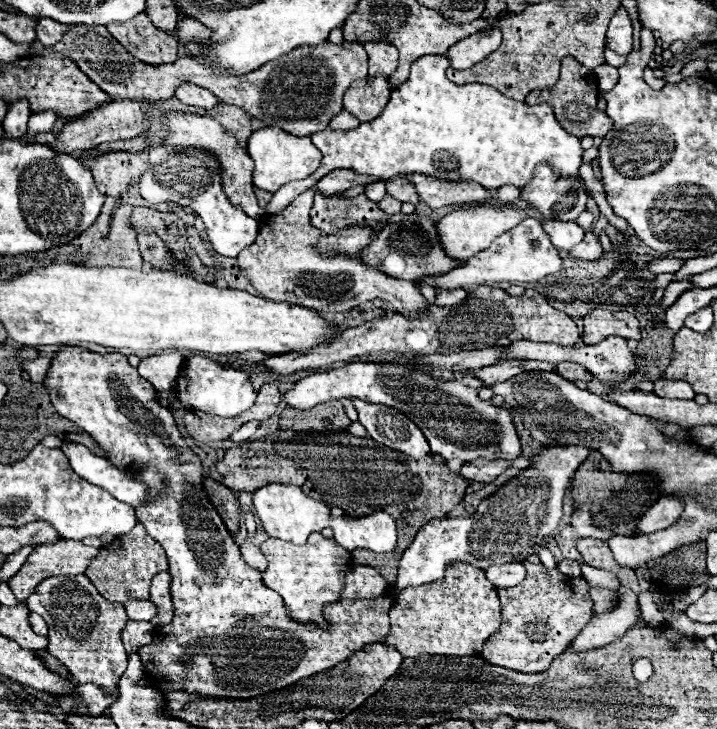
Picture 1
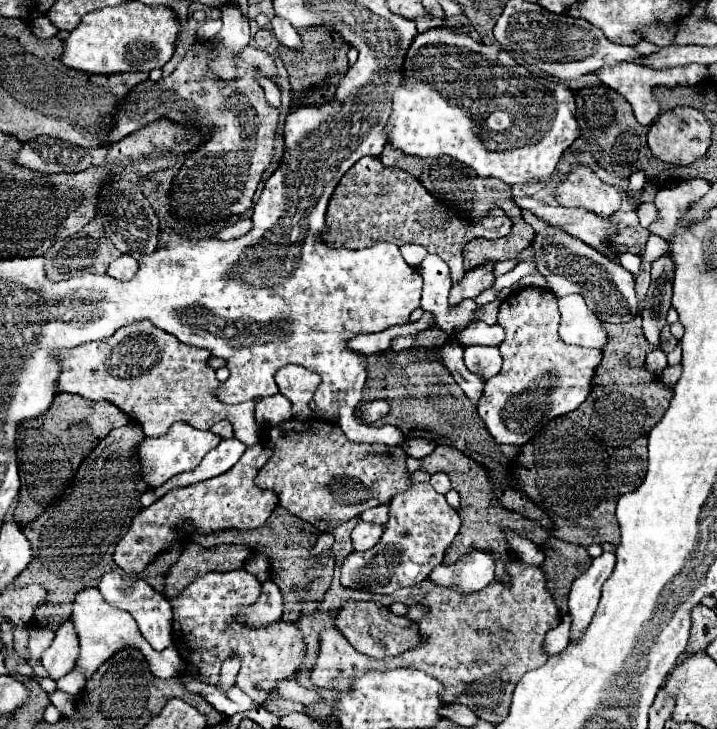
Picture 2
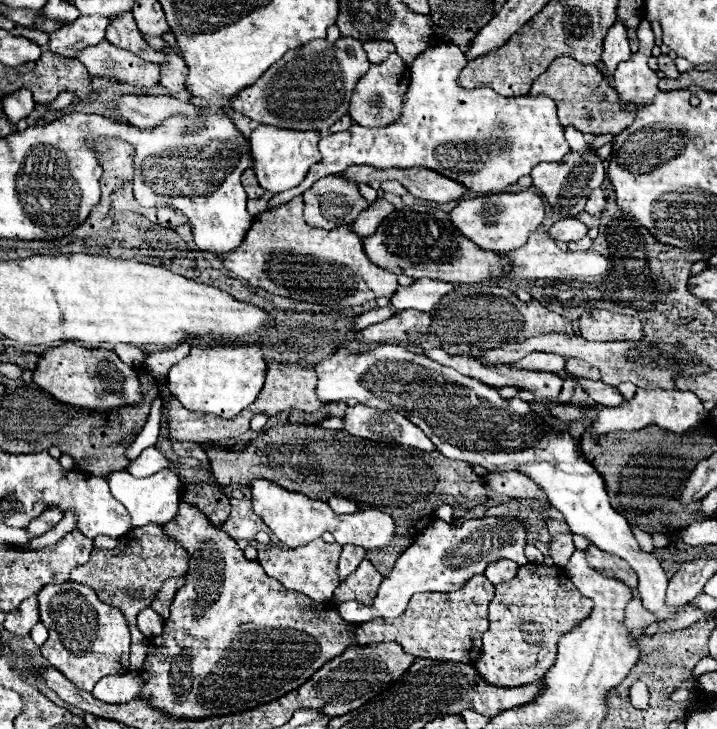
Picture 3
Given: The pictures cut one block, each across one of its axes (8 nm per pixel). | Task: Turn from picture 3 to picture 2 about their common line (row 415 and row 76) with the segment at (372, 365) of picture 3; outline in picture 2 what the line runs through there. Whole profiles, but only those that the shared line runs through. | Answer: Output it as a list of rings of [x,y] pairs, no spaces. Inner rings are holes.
[[[434,28],[434,30],[418,34],[412,40],[412,44],[410,44],[410,48],[406,52],[406,60],[402,64],[402,84],[394,88],[392,98],[394,98],[392,100],[392,114],[390,114],[388,124],[386,124],[386,138],[394,148],[402,150],[408,156],[420,156],[420,158],[450,156],[450,158],[466,164],[468,168],[472,168],[478,176],[482,176],[482,178],[498,178],[498,180],[502,180],[506,184],[524,184],[524,182],[530,182],[530,180],[548,178],[554,172],[562,152],[566,148],[570,148],[572,142],[580,136],[578,124],[576,124],[576,118],[574,118],[574,94],[566,86],[556,84],[554,92],[546,90],[546,80],[530,74],[524,66],[516,64],[516,60],[508,52],[504,52],[502,48],[480,44],[480,42],[472,40],[470,36],[466,36],[466,34],[452,32],[450,28]]]

